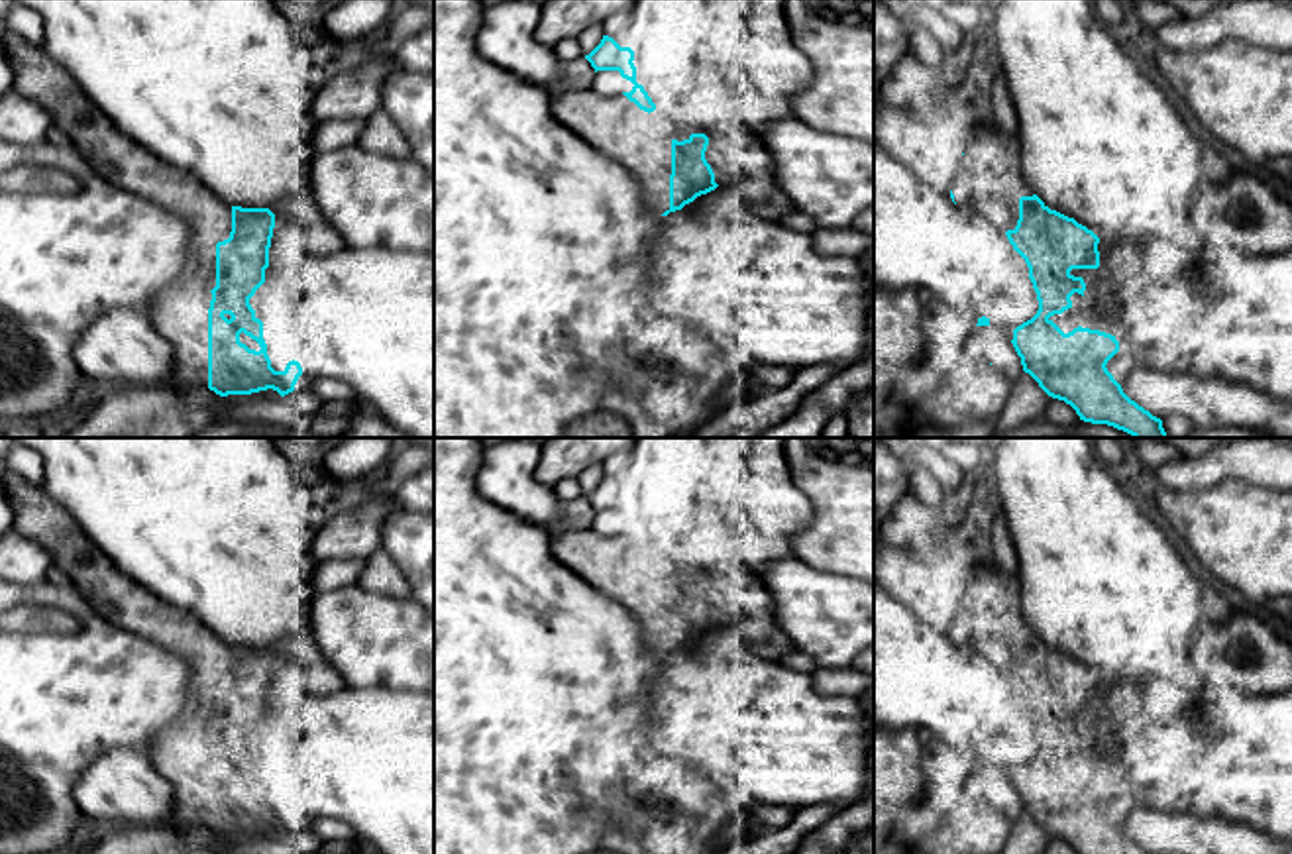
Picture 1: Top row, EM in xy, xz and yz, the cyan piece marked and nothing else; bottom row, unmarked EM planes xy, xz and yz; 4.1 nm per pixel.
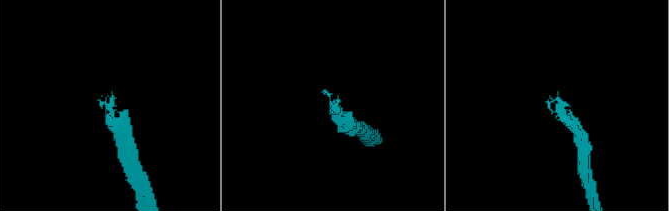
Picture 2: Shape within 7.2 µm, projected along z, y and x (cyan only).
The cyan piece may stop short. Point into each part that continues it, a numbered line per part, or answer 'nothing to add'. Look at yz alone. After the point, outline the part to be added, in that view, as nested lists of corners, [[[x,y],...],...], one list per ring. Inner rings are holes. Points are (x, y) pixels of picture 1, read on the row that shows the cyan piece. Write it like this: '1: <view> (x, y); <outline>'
1: yz (990, 181); [[[997,126],[976,130],[960,159],[952,194],[960,208],[982,214],[1003,232],[1015,230],[1019,198],[1035,194],[1023,177],[1017,135]]]

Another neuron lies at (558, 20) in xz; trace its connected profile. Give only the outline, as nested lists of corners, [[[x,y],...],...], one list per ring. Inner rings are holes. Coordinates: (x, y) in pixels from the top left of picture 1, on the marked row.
[[[550,0],[540,6],[534,29],[538,43],[556,47],[562,39],[577,37],[585,27],[603,24],[617,12],[628,12],[634,0]]]

